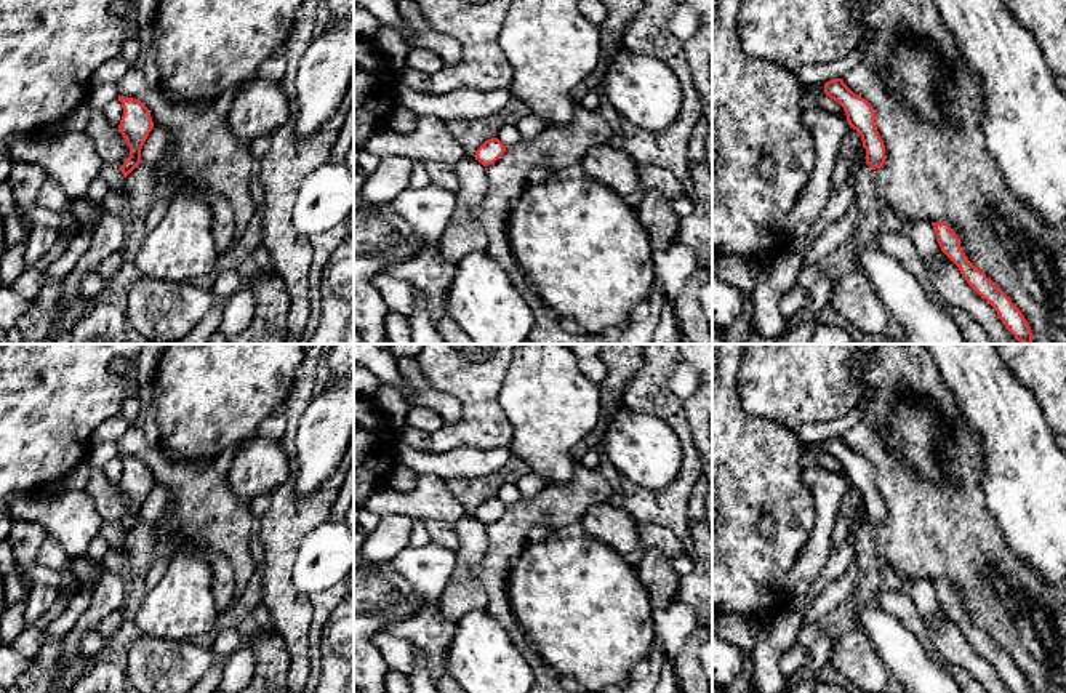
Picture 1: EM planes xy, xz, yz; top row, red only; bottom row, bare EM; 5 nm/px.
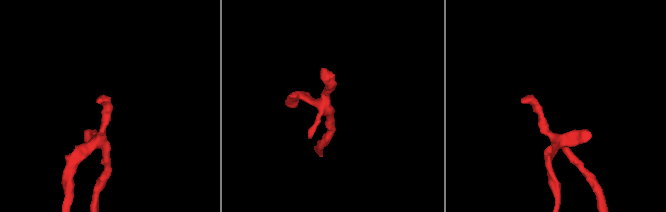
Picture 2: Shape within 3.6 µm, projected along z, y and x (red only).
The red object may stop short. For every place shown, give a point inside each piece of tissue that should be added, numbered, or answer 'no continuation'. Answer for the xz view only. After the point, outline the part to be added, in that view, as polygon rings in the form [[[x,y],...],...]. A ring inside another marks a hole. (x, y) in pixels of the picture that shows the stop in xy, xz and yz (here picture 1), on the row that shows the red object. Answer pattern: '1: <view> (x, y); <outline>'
no continuation

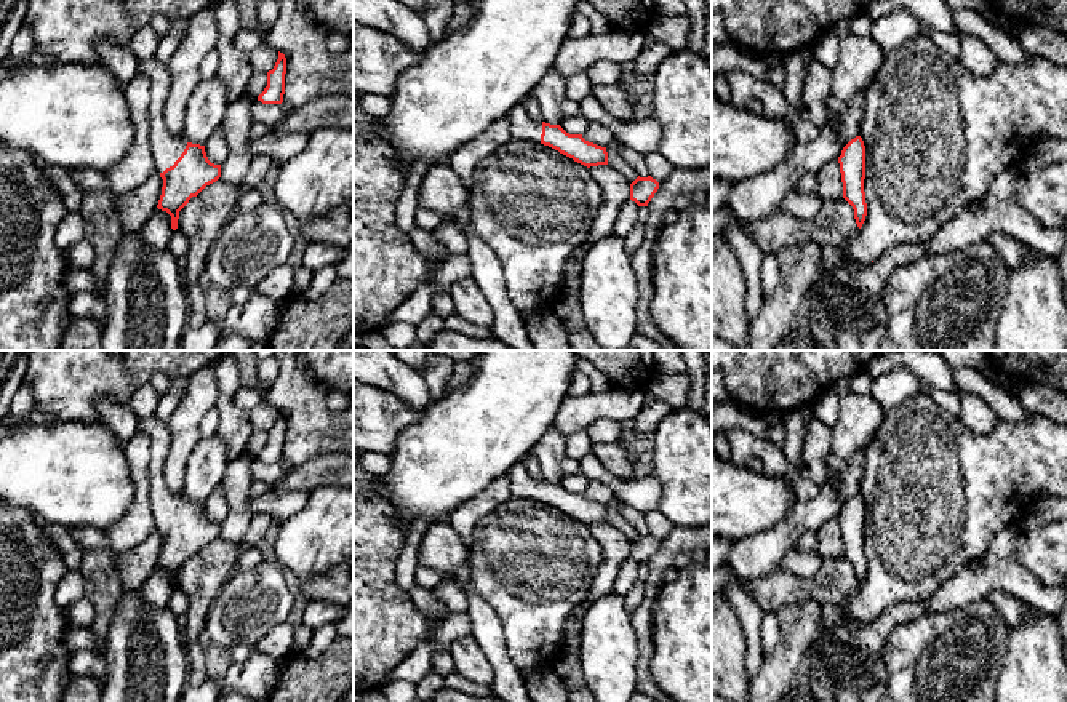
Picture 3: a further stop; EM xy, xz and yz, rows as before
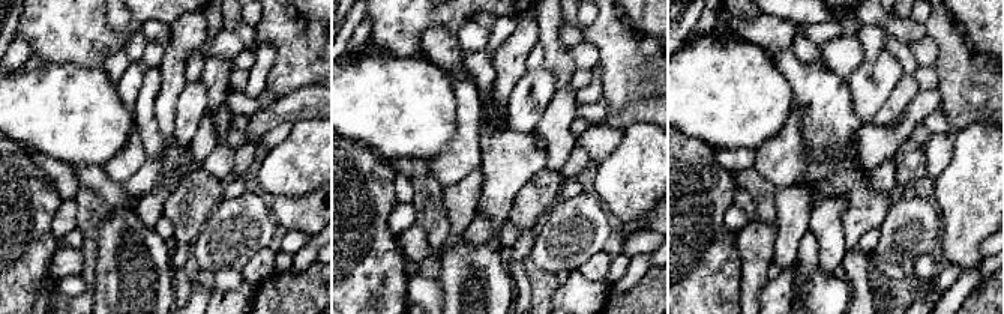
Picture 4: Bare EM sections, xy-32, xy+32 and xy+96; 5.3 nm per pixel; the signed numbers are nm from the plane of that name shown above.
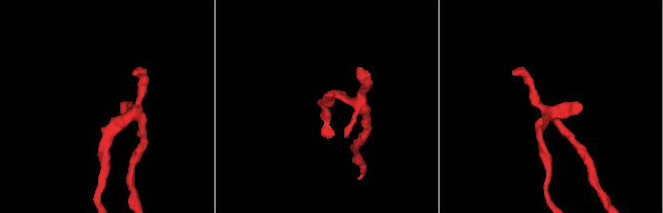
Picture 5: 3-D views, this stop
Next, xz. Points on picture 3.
1: xz (522, 127); [[[517,104],[507,115],[512,138],[541,142],[542,122],[533,122],[523,104]]]

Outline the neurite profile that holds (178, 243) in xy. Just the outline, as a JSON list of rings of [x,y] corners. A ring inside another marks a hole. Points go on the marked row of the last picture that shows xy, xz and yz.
[[[171,230],[168,249],[181,261],[189,254],[189,240],[181,230]]]

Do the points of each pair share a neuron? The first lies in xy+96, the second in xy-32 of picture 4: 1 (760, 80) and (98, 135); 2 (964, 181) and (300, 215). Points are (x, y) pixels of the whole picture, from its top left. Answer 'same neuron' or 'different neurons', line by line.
1: same neuron
2: different neurons

